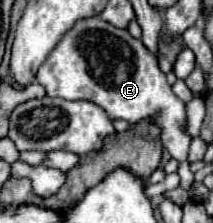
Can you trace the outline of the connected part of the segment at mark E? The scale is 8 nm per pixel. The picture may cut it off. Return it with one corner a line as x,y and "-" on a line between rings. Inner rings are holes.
100,16
78,20
56,44
52,54
40,66
36,82
46,88
50,98
64,100
88,100
106,110
108,118
122,118
130,124
158,114
158,124
162,128
164,148
180,162
178,174
182,178
180,186
188,190
194,182
194,174
186,162
188,146
192,136
186,132
186,106
174,96
166,82
166,74
158,68
158,56
146,52
142,40
136,40
128,30
114,28
106,24

